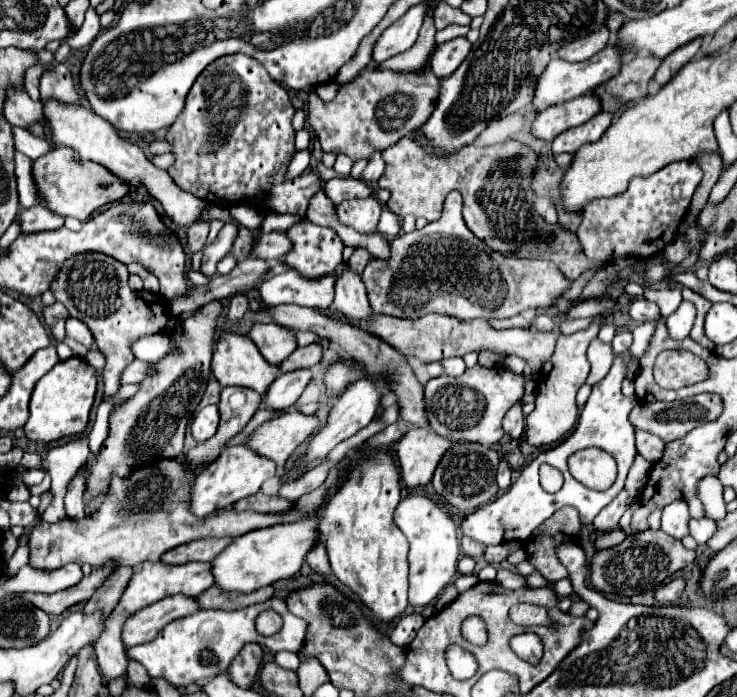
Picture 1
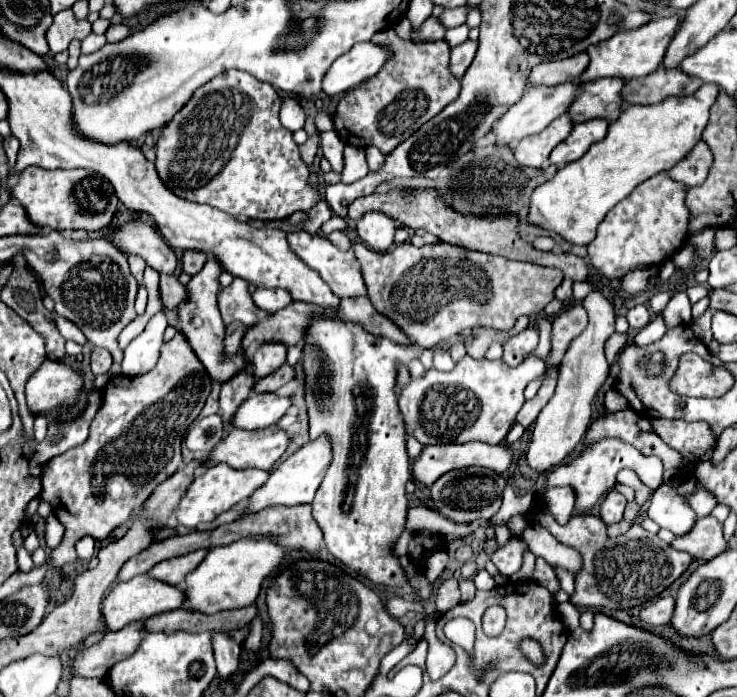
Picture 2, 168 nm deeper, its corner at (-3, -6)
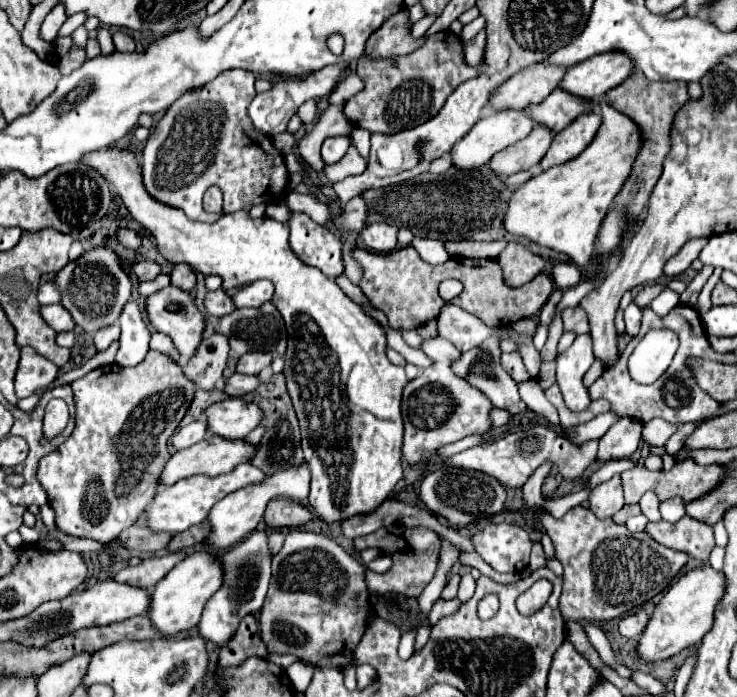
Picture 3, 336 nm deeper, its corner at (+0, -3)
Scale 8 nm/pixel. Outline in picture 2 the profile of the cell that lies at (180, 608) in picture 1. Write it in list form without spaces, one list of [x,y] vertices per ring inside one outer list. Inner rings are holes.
[[[133,622],[119,632],[107,632],[103,642],[81,650],[73,664],[73,674],[83,678],[103,676],[115,662],[129,658],[145,636],[143,622]]]

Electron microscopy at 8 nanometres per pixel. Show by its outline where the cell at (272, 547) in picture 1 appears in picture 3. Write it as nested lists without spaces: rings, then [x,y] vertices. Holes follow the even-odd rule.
[[[208,551],[192,553],[184,557],[178,565],[174,565],[172,571],[156,583],[154,593],[150,595],[148,617],[152,625],[158,629],[158,633],[164,637],[174,637],[180,631],[190,631],[192,627],[196,627],[206,601],[222,585],[220,579],[222,579],[222,567],[216,561],[216,557],[210,555]]]

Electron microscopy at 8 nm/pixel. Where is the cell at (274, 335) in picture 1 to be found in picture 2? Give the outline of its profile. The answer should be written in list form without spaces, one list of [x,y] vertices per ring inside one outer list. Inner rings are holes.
[[[265,342],[263,346],[257,346],[253,354],[253,374],[263,378],[271,372],[275,372],[281,364],[287,360],[287,346],[281,342]]]

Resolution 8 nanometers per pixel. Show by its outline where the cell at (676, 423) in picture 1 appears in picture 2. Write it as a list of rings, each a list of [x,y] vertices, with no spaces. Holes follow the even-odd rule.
[[[651,418],[651,428],[667,446],[683,454],[687,460],[709,460],[715,448],[715,438],[707,422],[685,422],[685,420],[667,420]]]

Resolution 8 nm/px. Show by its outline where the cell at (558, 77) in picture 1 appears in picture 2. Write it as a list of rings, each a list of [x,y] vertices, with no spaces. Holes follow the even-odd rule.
[[[579,80],[563,82],[559,86],[531,86],[527,88],[527,94],[507,110],[507,114],[493,126],[495,142],[497,144],[513,144],[525,136],[541,132],[547,124],[551,124],[555,118],[567,112],[567,106],[571,104],[571,98],[575,98],[575,86],[579,86]]]

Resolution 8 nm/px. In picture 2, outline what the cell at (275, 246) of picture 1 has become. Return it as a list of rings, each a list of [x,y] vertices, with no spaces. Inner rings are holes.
[[[289,232],[287,242],[291,246],[291,250],[313,270],[317,270],[321,274],[321,278],[329,284],[329,288],[333,290],[333,294],[337,298],[359,298],[367,294],[365,282],[363,282],[363,274],[359,270],[359,260],[355,258],[353,250],[349,252],[341,252],[337,246],[333,246],[327,238],[321,236],[313,236],[309,232]]]

